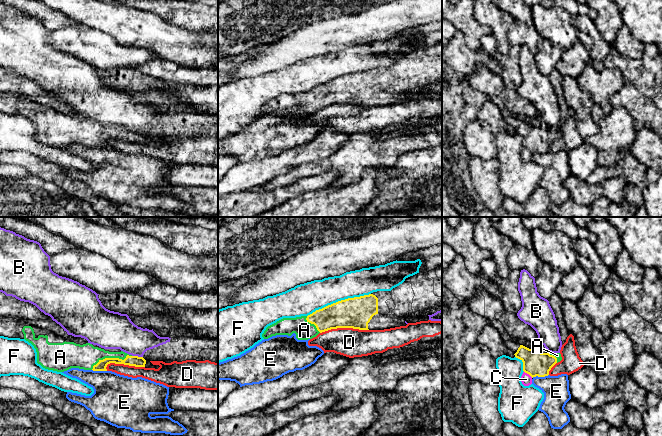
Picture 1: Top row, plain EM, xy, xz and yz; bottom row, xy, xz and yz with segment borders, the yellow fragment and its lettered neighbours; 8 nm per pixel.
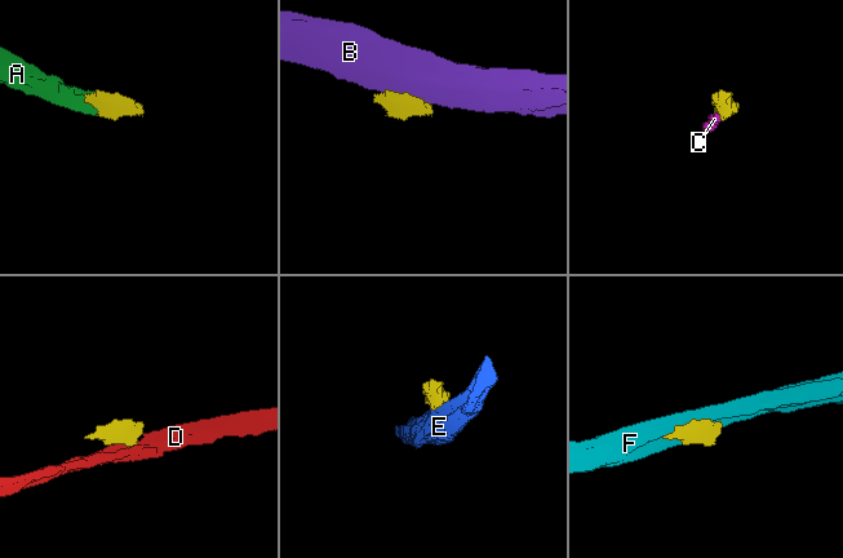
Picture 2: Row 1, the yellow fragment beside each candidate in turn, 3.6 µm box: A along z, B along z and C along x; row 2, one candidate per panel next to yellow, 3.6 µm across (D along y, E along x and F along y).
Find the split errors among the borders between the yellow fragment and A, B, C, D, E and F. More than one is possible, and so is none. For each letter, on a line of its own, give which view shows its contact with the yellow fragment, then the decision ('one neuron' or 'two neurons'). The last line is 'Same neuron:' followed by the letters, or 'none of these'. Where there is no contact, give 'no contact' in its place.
A: contact in xy; one neuron
B: contact in xy; two neurons
C: contact in yz; one neuron
D: contact in xz; two neurons
E: contact in yz; two neurons
F: contact in xz; two neurons
Same neuron: A, C

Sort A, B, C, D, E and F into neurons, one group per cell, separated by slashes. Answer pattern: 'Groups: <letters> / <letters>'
Groups: A C / B / D / E / F

